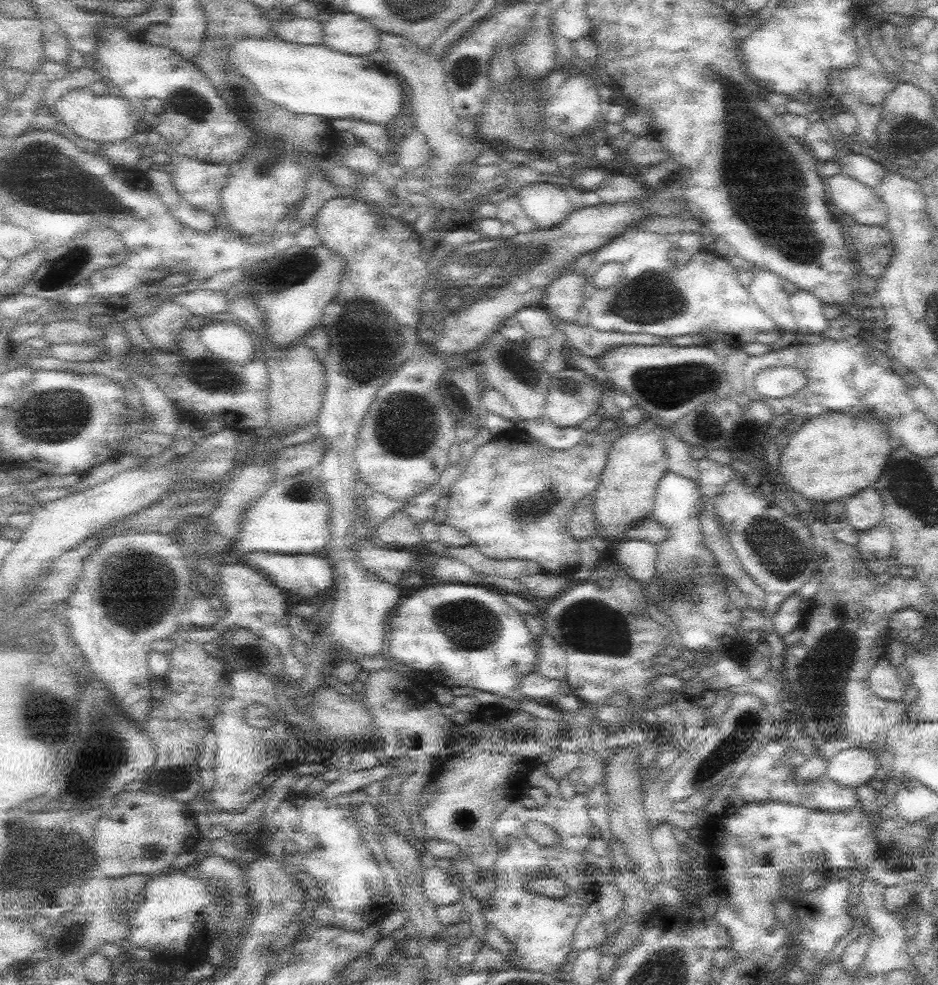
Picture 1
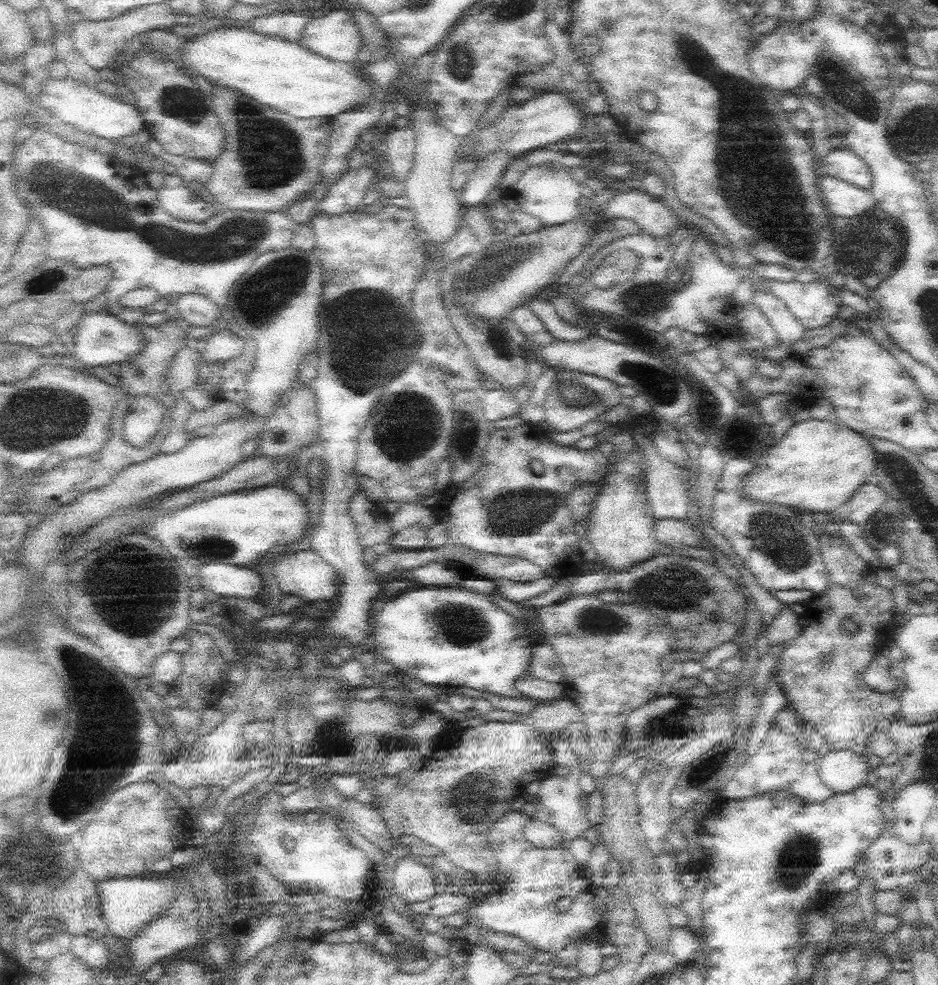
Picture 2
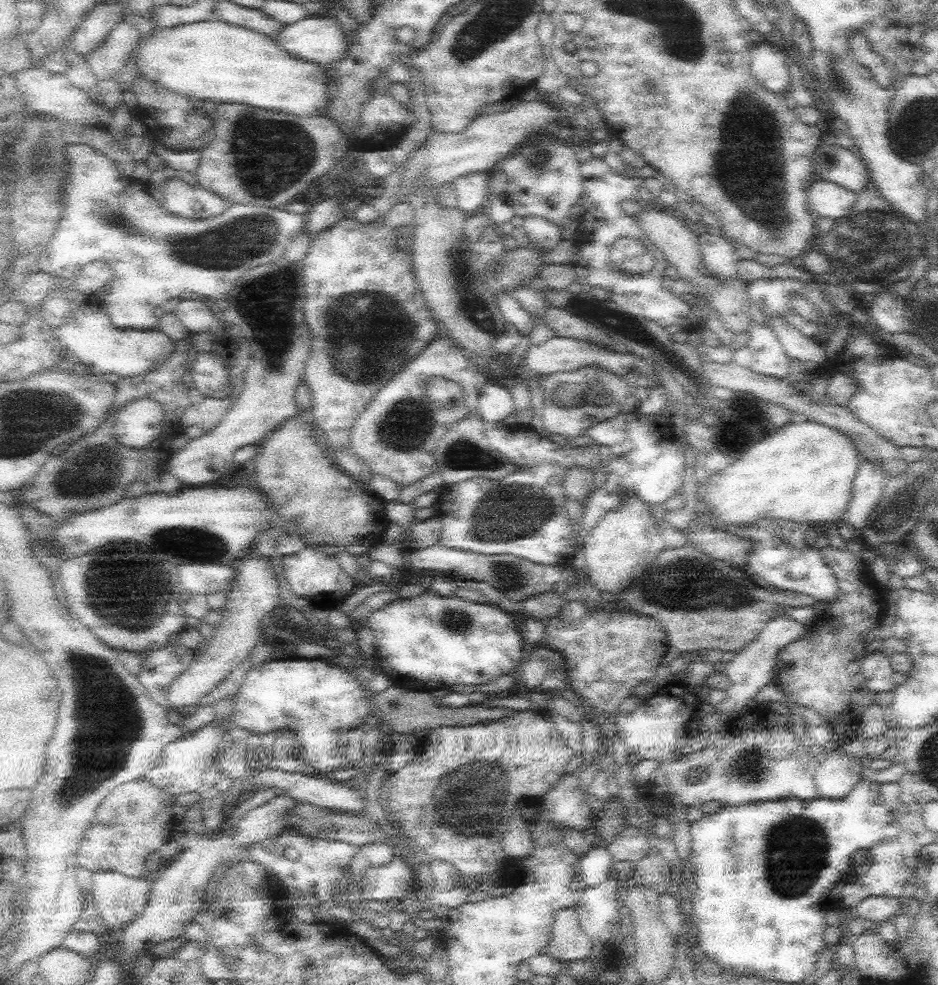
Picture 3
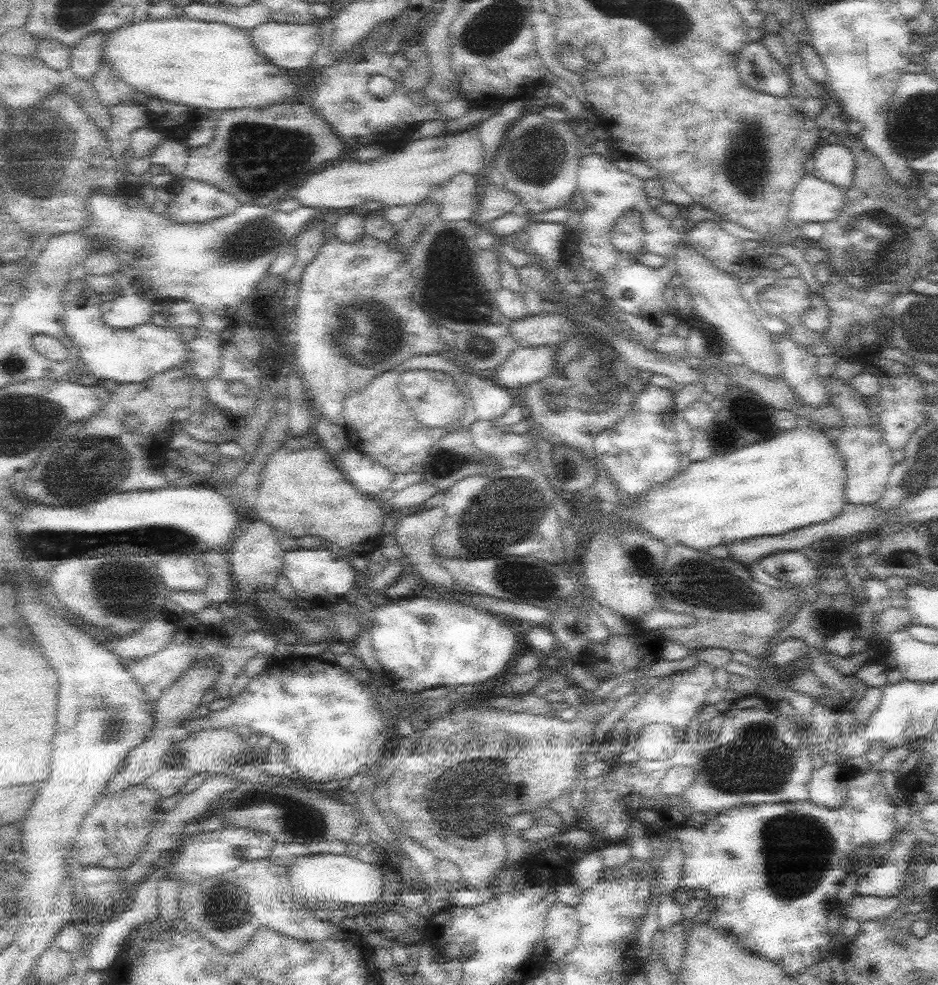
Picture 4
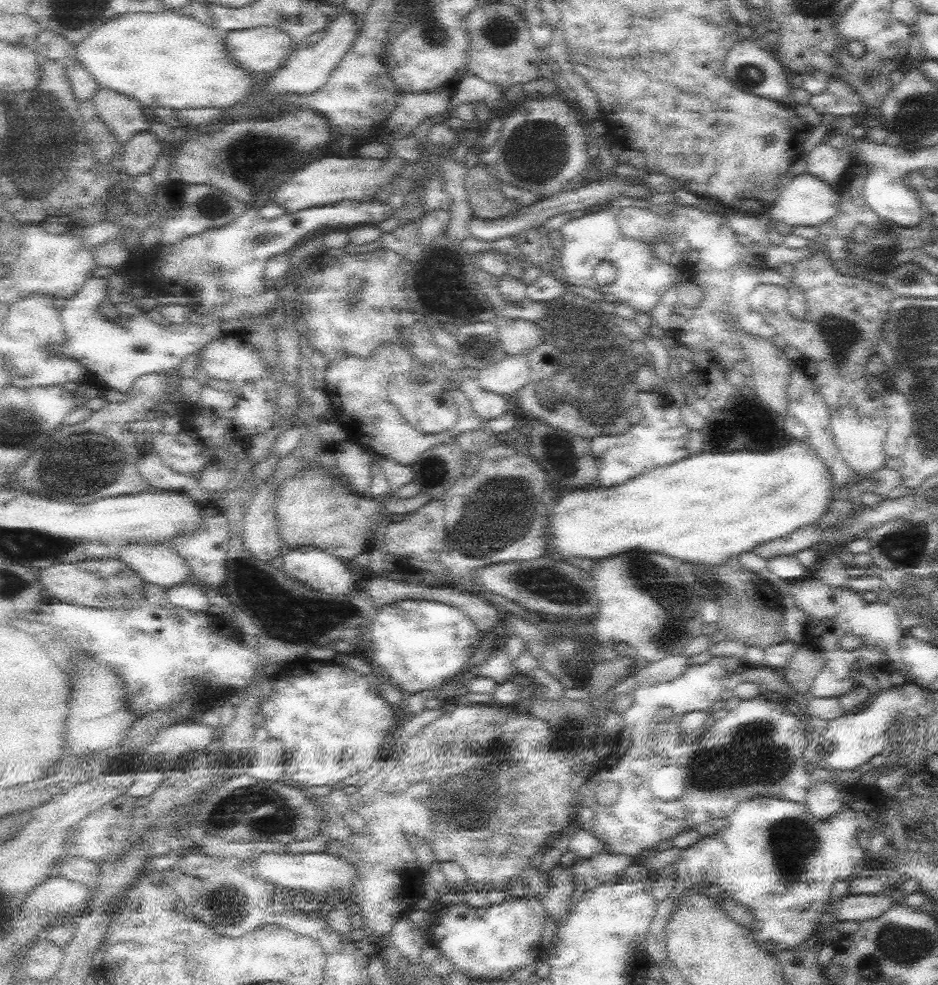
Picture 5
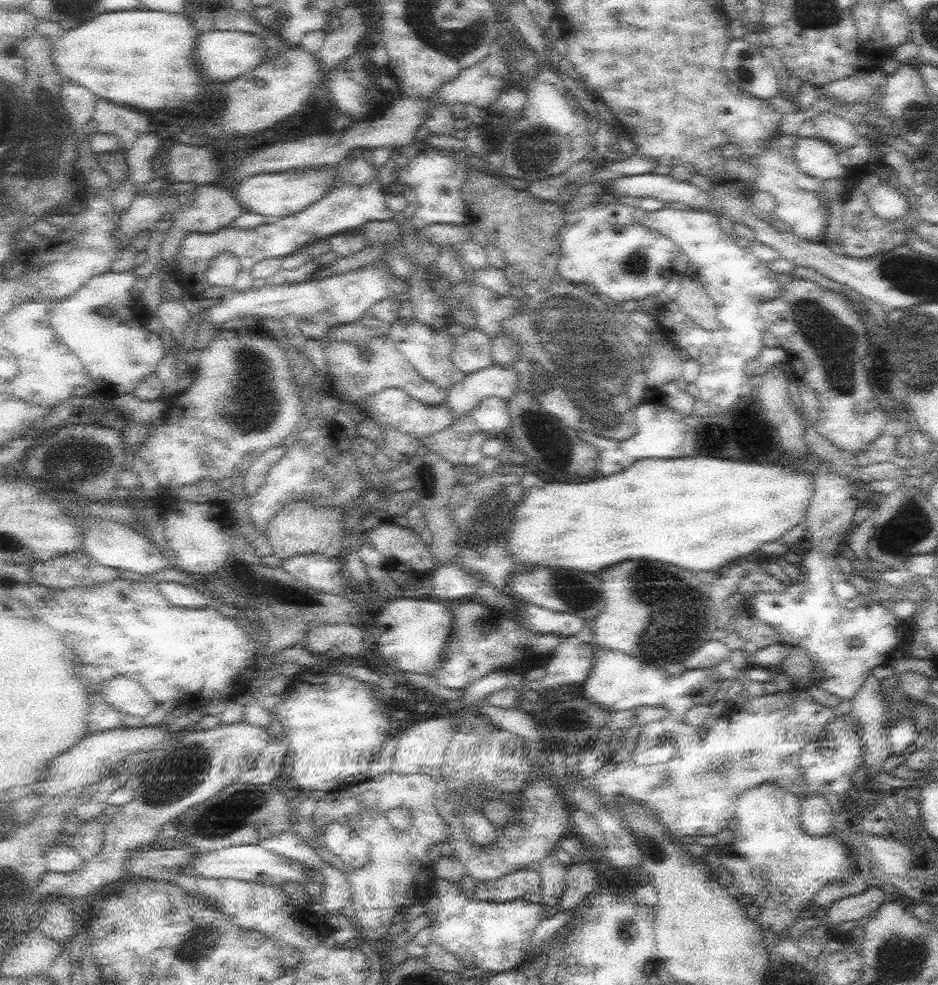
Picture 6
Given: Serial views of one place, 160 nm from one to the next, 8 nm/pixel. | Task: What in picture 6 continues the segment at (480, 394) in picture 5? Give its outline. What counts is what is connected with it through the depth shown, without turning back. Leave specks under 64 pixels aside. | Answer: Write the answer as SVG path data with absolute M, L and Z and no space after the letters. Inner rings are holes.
M488 397L481 400L472 411L482 431L495 435L511 427L508 402L503 401L500 397Z

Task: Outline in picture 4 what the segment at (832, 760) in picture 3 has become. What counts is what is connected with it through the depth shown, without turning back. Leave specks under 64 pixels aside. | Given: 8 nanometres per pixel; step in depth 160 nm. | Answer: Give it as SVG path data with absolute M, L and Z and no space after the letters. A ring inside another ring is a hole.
M843 763L824 764L813 771L809 782L809 799L833 809L842 806L847 799L849 782L857 773L857 770Z

